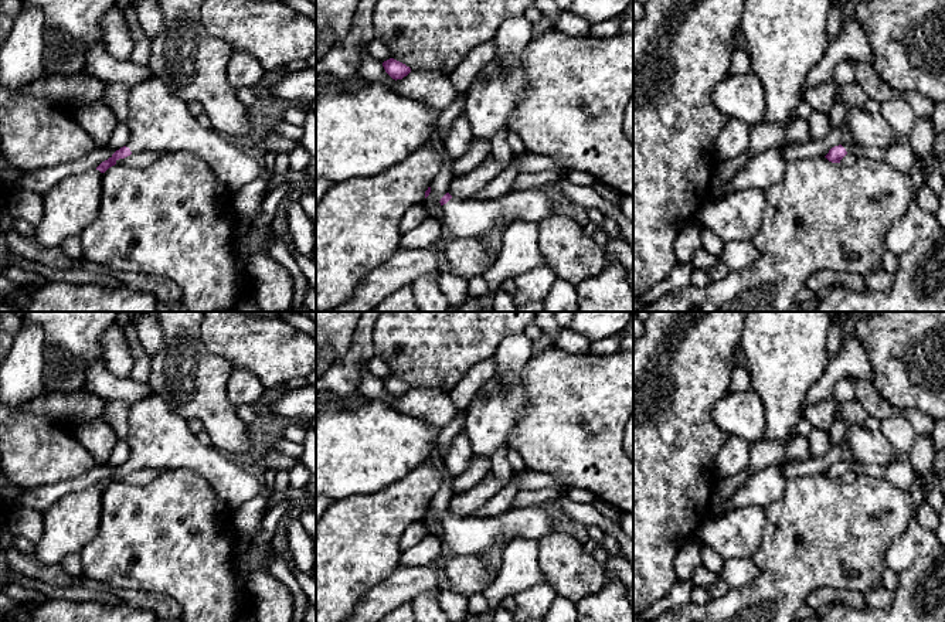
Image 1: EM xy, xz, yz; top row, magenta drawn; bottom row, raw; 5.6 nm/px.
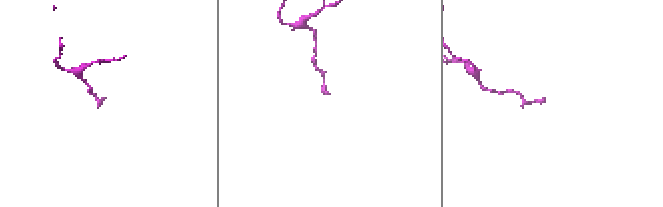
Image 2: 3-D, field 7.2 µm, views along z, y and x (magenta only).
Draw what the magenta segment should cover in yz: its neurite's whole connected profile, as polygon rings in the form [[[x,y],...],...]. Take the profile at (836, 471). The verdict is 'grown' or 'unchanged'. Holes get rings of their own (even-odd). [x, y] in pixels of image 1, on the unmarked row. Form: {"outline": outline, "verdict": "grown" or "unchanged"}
{"outline": [[[863,424],[850,425],[843,442],[851,449],[851,458],[829,468],[825,475],[832,480],[840,480],[854,466],[888,465],[895,458],[895,451],[883,432],[871,432]]], "verdict": "grown"}

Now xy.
{"outline": [[[157,394],[132,402],[128,422],[129,458],[96,485],[101,490],[115,483],[119,476],[145,468],[187,468],[201,475],[234,510],[261,494],[261,477],[239,468],[224,452],[203,445],[191,432],[188,421]]], "verdict": "grown"}

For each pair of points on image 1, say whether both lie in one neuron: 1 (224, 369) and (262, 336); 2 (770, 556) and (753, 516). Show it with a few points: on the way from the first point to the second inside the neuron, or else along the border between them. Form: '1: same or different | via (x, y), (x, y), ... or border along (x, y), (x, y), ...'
1: different | border along (203, 345), (210, 352), (224, 357), (233, 369)
2: different | border along (765, 509), (761, 544), (751, 557)

